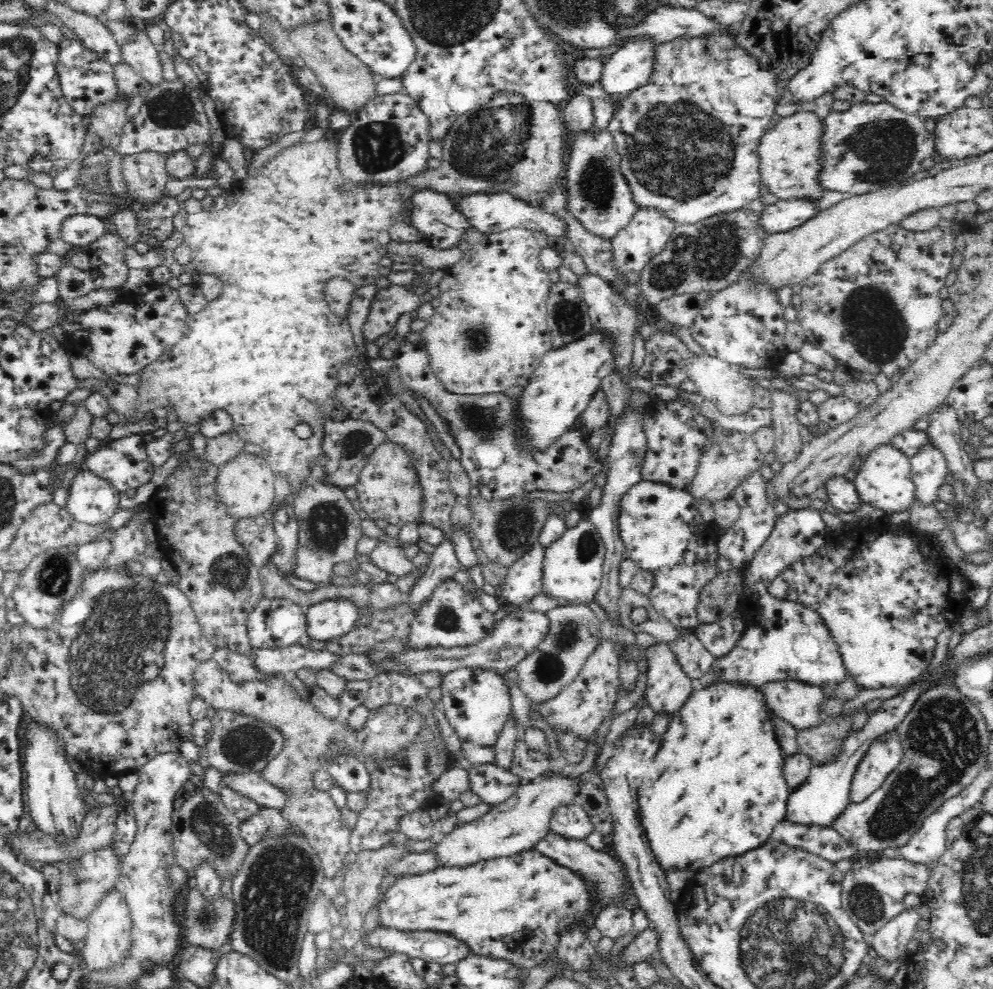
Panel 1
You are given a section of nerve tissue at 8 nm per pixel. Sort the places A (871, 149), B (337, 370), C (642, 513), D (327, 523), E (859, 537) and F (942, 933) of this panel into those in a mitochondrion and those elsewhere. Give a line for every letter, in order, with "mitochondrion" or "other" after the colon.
A: mitochondrion
B: other
C: other
D: mitochondrion
E: other
F: other

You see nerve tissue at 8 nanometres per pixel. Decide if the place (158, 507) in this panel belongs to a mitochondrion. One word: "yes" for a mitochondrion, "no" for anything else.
no

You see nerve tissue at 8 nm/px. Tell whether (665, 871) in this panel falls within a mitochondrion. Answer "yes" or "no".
no

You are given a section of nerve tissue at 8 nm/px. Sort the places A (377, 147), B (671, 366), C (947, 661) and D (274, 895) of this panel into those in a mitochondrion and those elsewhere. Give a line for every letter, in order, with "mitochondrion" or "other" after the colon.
A: mitochondrion
B: other
C: other
D: mitochondrion

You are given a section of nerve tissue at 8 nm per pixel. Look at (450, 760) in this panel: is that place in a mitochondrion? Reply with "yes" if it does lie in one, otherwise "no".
no

